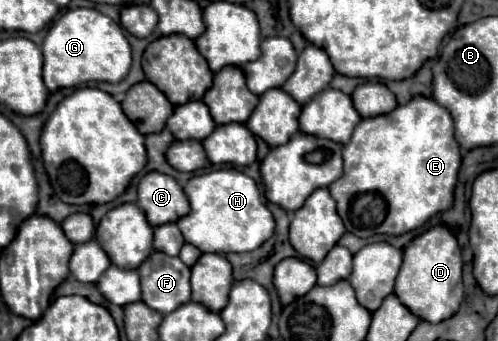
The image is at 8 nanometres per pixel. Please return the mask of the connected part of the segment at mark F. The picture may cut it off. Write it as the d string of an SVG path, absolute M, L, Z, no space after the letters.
M154 250L138 268L138 276L144 304L160 314L190 300L190 268L178 256Z

